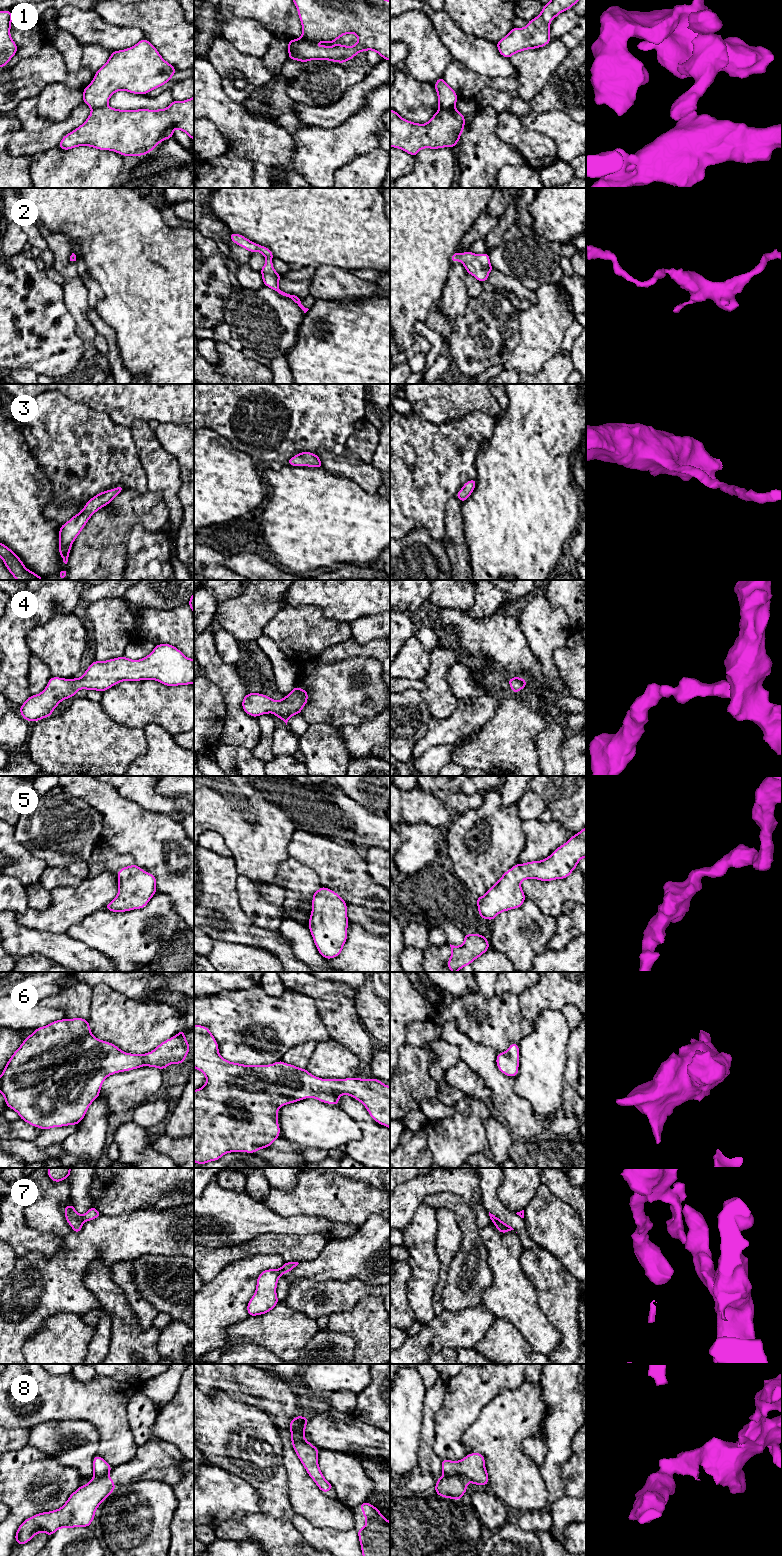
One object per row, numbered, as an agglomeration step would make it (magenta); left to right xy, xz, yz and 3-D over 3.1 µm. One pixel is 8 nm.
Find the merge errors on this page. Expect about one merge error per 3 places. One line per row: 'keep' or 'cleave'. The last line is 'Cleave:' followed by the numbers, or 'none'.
1: cleave
2: keep
3: keep
4: keep
5: keep
6: keep
7: cleave
8: cleave
Cleave: 1, 7, 8

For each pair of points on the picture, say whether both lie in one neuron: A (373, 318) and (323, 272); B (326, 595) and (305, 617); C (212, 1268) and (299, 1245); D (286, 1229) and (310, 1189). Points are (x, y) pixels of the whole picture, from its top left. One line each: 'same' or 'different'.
A: different
B: different
C: same
D: different

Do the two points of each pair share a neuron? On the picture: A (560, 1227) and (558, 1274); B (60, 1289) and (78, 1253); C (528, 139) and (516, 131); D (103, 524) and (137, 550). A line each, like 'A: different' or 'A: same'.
A: different
B: same
C: same
D: different

